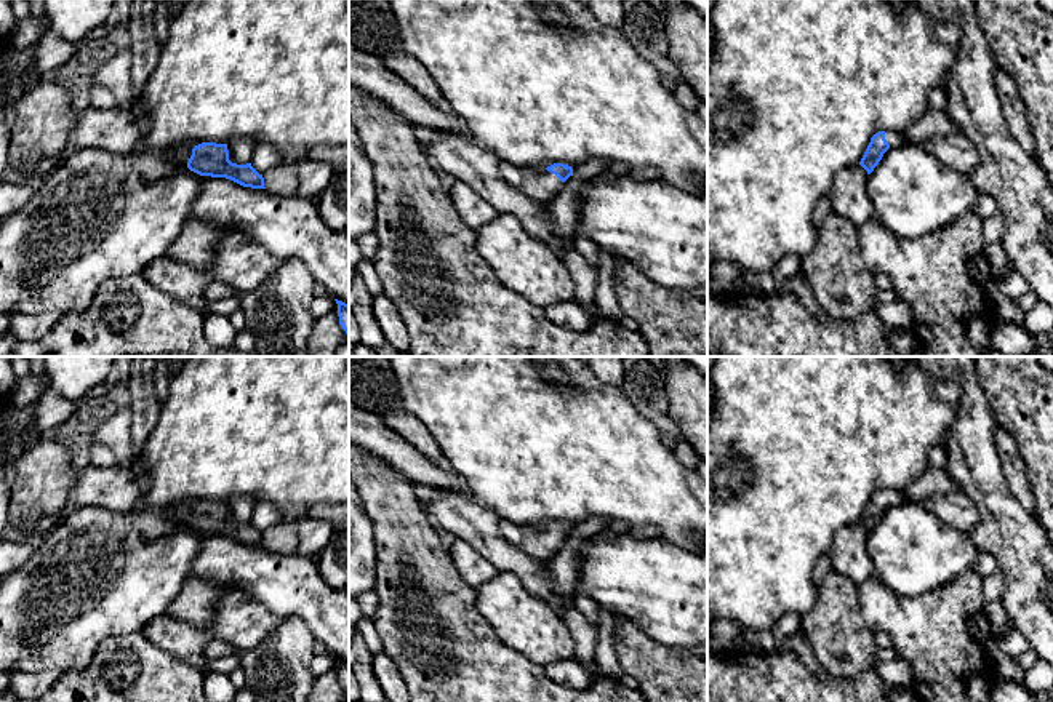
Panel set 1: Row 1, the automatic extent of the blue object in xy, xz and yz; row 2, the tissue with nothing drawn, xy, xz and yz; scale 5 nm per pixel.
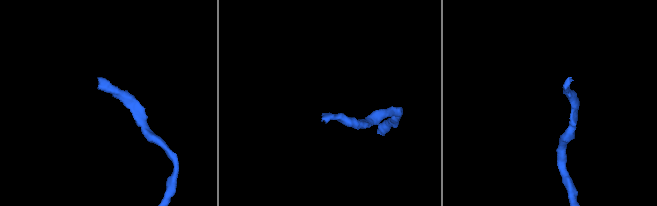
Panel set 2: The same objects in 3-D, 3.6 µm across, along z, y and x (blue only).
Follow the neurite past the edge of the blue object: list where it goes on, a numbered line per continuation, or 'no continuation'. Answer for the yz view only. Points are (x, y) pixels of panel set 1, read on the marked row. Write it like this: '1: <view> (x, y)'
1: yz (893, 138)

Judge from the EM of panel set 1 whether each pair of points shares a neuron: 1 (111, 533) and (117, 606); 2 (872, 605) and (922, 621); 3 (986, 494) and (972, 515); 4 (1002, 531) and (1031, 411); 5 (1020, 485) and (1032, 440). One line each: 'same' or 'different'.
1: same
2: same
3: different
4: different
5: different

